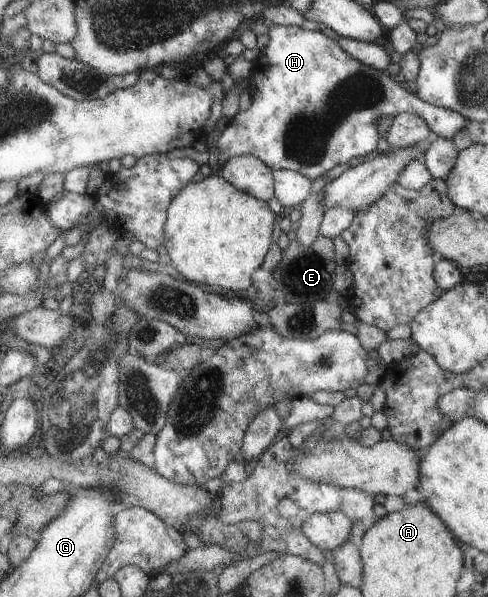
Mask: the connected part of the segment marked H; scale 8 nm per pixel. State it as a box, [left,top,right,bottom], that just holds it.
[216,22,468,180]

